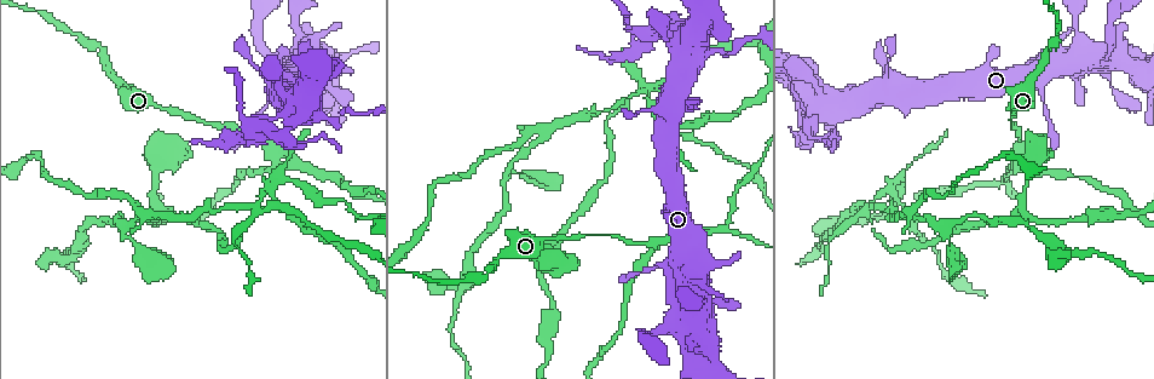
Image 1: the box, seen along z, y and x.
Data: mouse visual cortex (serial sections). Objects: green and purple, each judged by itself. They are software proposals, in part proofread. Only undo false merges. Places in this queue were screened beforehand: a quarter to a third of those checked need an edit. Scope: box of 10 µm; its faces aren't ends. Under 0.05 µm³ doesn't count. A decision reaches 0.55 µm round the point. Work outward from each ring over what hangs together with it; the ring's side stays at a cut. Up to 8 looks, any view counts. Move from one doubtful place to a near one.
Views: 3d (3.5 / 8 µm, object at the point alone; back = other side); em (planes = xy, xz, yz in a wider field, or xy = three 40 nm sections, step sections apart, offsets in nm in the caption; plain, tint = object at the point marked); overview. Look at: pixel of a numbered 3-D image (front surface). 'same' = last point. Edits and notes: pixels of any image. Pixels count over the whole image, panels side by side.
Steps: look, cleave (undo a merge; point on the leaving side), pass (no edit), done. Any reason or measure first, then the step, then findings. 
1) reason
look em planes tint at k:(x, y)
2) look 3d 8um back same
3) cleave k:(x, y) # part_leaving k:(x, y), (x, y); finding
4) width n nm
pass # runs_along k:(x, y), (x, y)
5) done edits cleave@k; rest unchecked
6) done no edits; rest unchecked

sharp bend
look 3d 8um at 1:(259, 144)

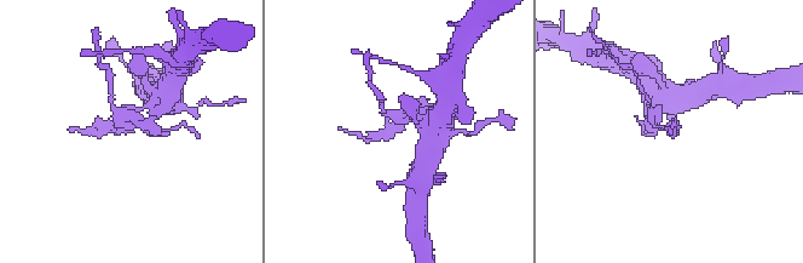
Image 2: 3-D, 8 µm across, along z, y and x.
zoom in
look 3d 3.5um same

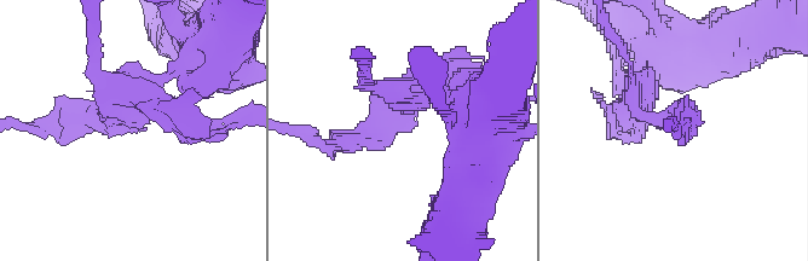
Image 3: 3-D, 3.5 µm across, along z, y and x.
pass # runs_along 3:(439, 97), (332, 143); continuous, no second cell

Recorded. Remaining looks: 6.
narrows sharply
look 3d 3.5um at 1:(596, 234)

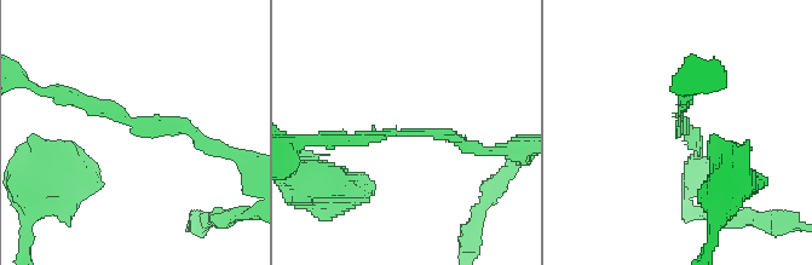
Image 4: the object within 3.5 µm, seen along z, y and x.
arm_widths 150, 200 nm; need the tissue
look em planes tint at 4:(677, 117)

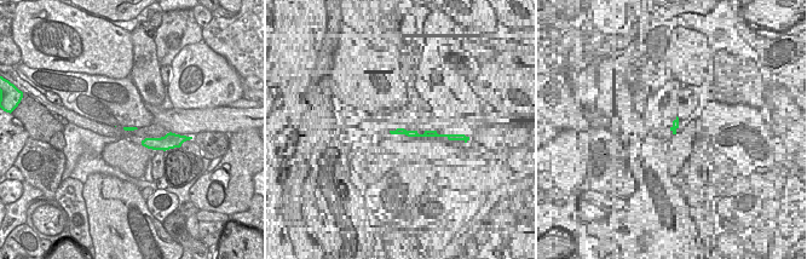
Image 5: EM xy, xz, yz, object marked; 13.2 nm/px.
pass # runs_along 4:(59, 93), (203, 142); continuous, no second cell

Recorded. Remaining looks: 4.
three arms meet
look 3d 3.5um at 1:(1019, 150)

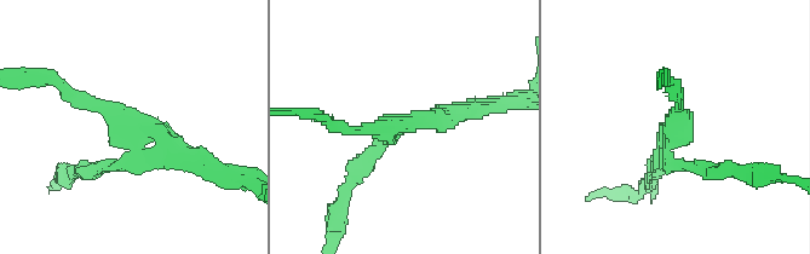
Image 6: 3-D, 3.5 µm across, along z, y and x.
arms 3; arm_widths 150, 200, 200 nm
look em planes tint at 6:(125, 133)

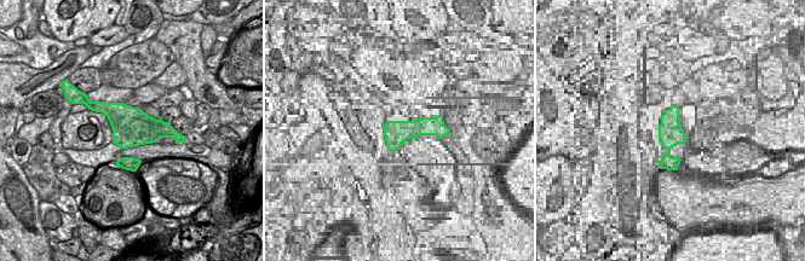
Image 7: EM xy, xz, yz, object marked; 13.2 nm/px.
cleave 6:(609, 194) # part_leaving 6:(670, 153), (676, 165), (759, 175); two cells meet here

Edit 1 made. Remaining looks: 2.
done edits cleave@6; rest unchecked

